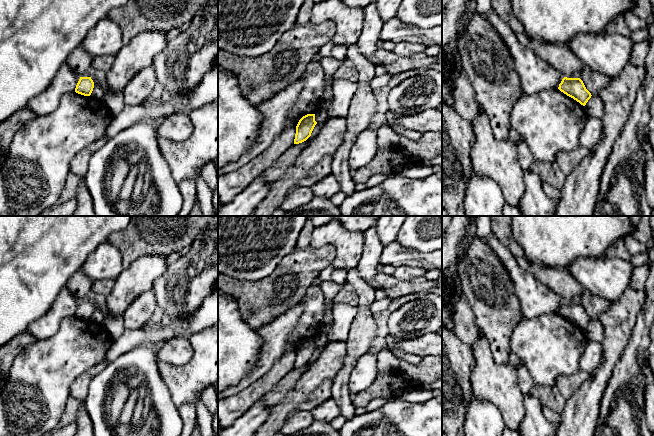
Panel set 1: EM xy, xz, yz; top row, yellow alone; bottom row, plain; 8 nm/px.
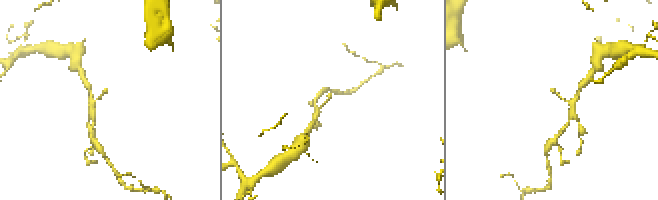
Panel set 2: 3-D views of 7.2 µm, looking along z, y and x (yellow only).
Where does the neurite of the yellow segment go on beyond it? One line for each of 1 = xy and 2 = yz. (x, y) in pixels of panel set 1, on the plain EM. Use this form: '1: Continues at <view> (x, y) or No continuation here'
1: No continuation here
2: No continuation here

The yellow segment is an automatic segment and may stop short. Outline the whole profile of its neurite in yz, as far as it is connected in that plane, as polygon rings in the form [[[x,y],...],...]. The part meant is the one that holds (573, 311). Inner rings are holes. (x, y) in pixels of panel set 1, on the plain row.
[[[564,301],[559,308],[558,313],[583,330],[586,329],[586,327],[592,320],[591,317],[586,313],[583,305],[580,302]]]

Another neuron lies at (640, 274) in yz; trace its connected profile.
[[[644,264],[642,266],[635,267],[630,281],[630,288],[634,290],[644,290],[649,273],[649,264]]]

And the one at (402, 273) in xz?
[[[398,267],[393,276],[401,281],[411,281],[416,278],[424,278],[427,270],[421,267]]]

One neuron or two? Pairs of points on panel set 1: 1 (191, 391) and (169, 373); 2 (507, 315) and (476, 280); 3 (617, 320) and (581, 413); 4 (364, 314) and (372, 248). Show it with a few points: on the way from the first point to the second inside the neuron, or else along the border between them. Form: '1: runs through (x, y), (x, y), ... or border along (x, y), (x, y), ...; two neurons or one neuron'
1: runs through (186, 386), (174, 377); one neuron
2: runs through (498, 306), (485, 289); one neuron
3: runs through (614, 343), (611, 357), (591, 390); one neuron
4: border along (355, 268), (359, 275), (375, 290); two neurons

